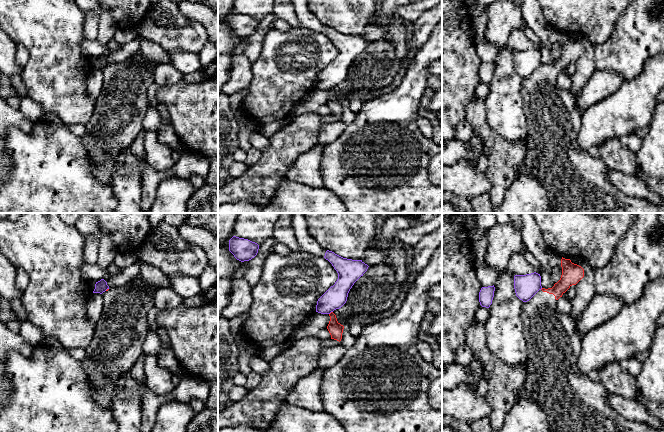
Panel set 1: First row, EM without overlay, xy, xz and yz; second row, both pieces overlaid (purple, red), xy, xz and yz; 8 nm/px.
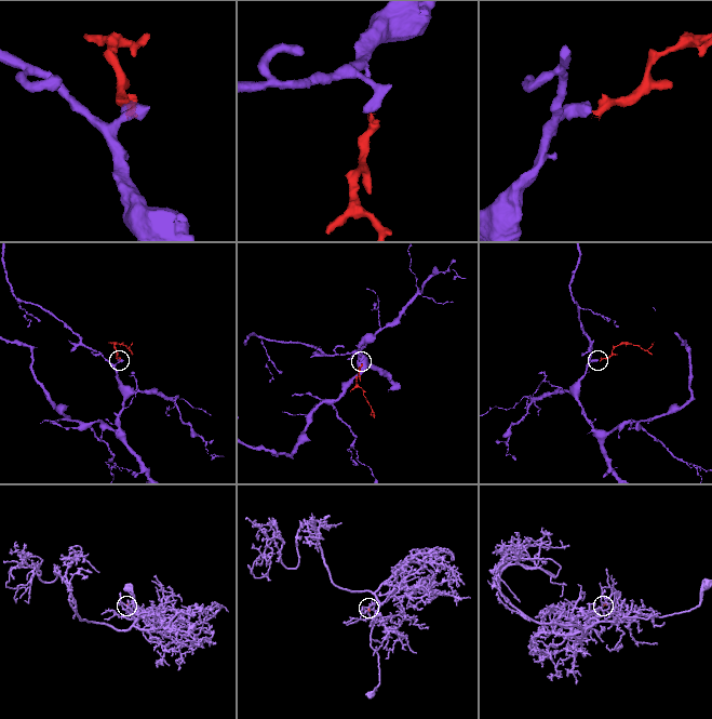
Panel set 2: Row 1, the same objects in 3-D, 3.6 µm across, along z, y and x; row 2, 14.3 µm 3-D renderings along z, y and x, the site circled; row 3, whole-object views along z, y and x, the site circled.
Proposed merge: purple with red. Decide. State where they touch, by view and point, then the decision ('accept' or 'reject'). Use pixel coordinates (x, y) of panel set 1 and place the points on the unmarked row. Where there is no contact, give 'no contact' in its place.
meets purple in xz at (330, 88); reject

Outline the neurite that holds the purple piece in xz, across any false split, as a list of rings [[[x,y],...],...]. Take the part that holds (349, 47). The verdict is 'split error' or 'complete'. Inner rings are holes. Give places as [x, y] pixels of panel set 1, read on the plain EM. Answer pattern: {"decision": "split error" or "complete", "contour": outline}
{"decision": "complete", "contour": [[[327,26],[324,34],[338,49],[338,55],[317,77],[316,88],[330,90],[341,84],[347,77],[348,69],[354,59],[367,47],[368,41],[362,36],[343,34]]]}

